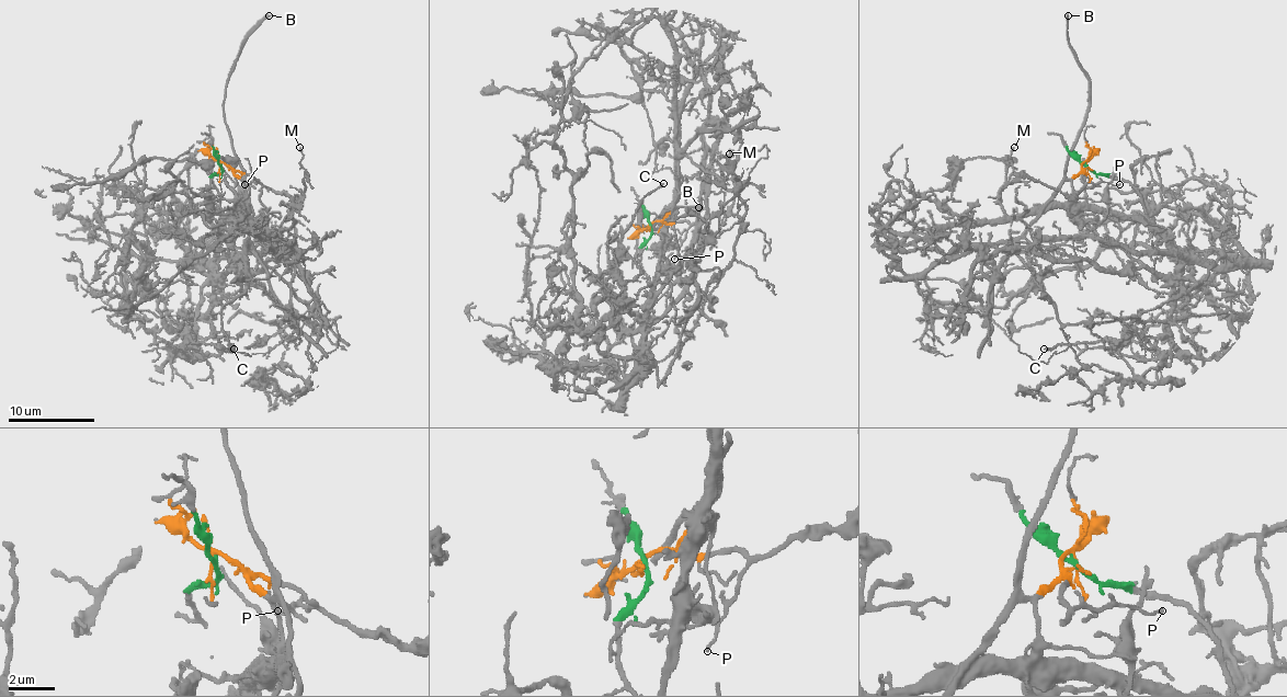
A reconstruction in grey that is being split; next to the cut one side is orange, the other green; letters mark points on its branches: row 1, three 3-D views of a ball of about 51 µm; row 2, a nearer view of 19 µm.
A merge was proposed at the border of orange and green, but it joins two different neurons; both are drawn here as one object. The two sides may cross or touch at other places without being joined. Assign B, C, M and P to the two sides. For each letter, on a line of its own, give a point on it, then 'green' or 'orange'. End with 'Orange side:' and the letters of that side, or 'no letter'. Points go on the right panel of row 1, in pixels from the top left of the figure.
B: place (1068, 15); orange
C: place (1044, 349); green
M: place (1014, 147); orange
P: place (1119, 184); orange
Orange side: B, M, P

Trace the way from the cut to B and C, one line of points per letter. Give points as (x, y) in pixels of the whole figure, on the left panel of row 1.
B: (220, 164), (224, 162), (243, 178), (224, 121), (224, 87), (246, 38), (270, 14)
C: (220, 167), (212, 178), (223, 244), (194, 320), (192, 358), (185, 349), (192, 342), (232, 349)

